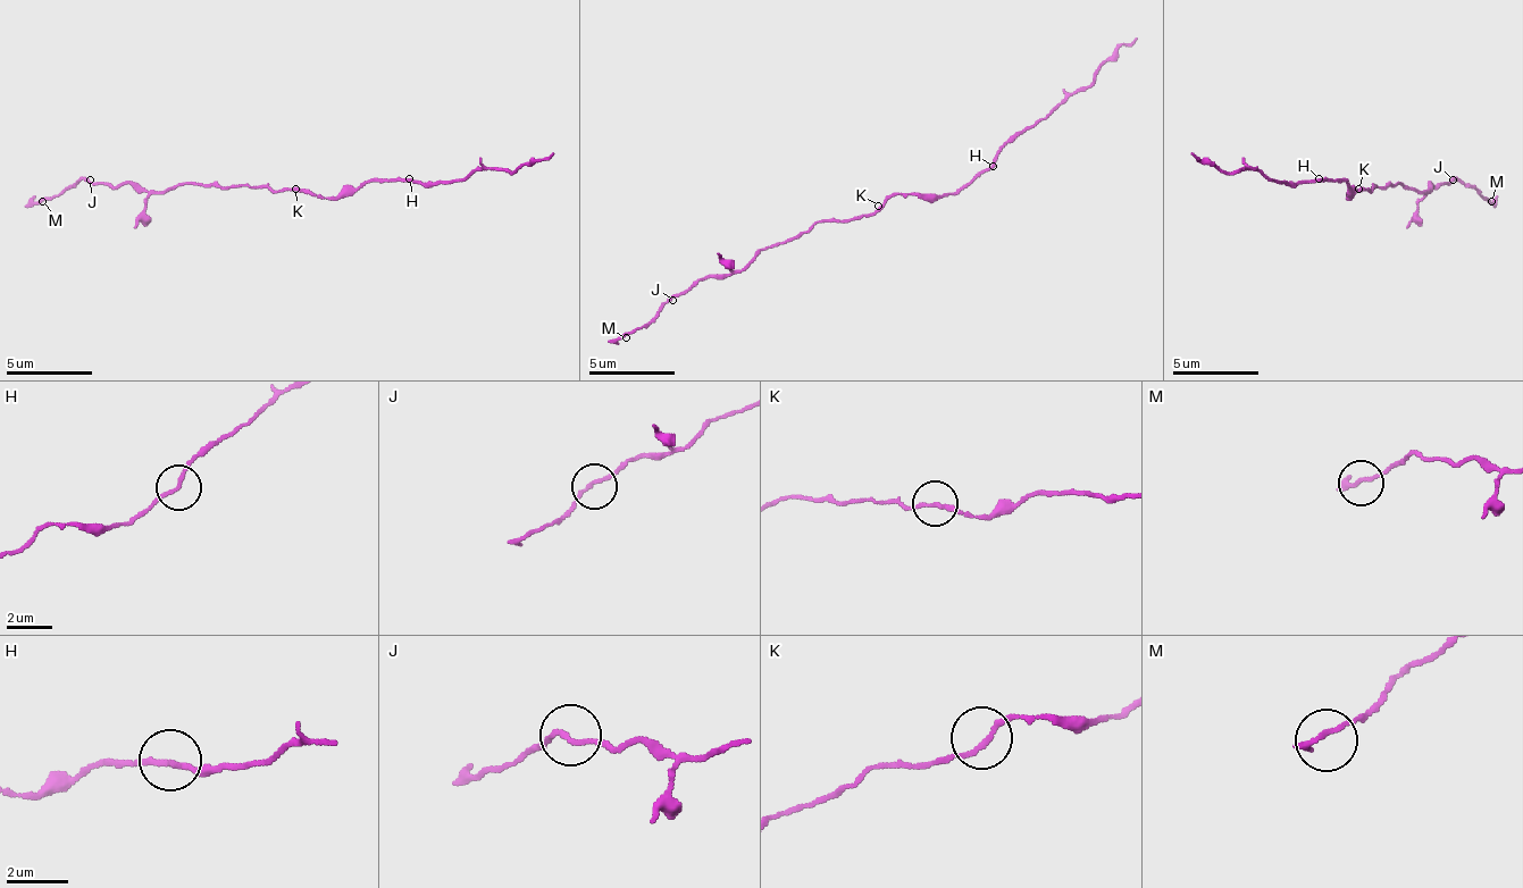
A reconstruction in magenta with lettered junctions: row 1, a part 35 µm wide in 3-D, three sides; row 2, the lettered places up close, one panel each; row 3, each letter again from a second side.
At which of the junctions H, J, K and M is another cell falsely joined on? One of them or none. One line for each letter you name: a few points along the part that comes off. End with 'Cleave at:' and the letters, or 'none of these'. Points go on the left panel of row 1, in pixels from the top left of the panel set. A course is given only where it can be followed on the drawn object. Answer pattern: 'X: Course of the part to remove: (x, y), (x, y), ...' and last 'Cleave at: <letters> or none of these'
H: Course of the part to remove: (410, 179), (424, 184), (453, 184), (475, 172), (518, 172), (552, 153)
Cleave at: H

